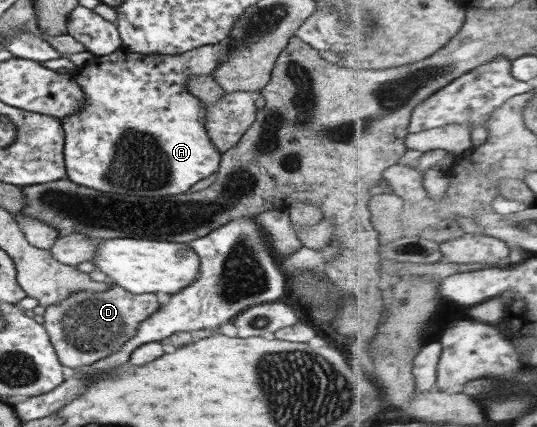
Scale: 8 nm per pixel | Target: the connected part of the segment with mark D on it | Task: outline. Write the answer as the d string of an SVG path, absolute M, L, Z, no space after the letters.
M110 283L103 292L73 292L65 300L44 307L43 328L53 346L59 365L68 373L90 366L135 336L141 321L159 308L155 293L131 294Z

